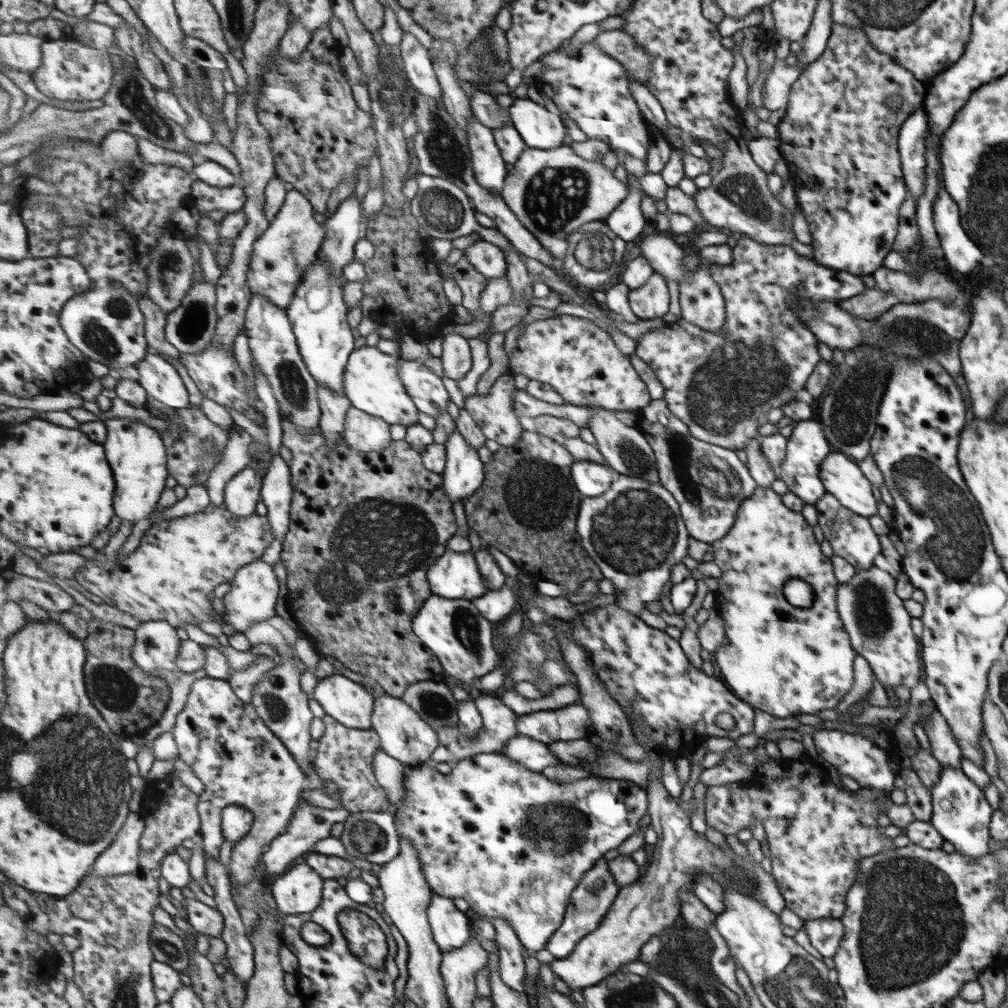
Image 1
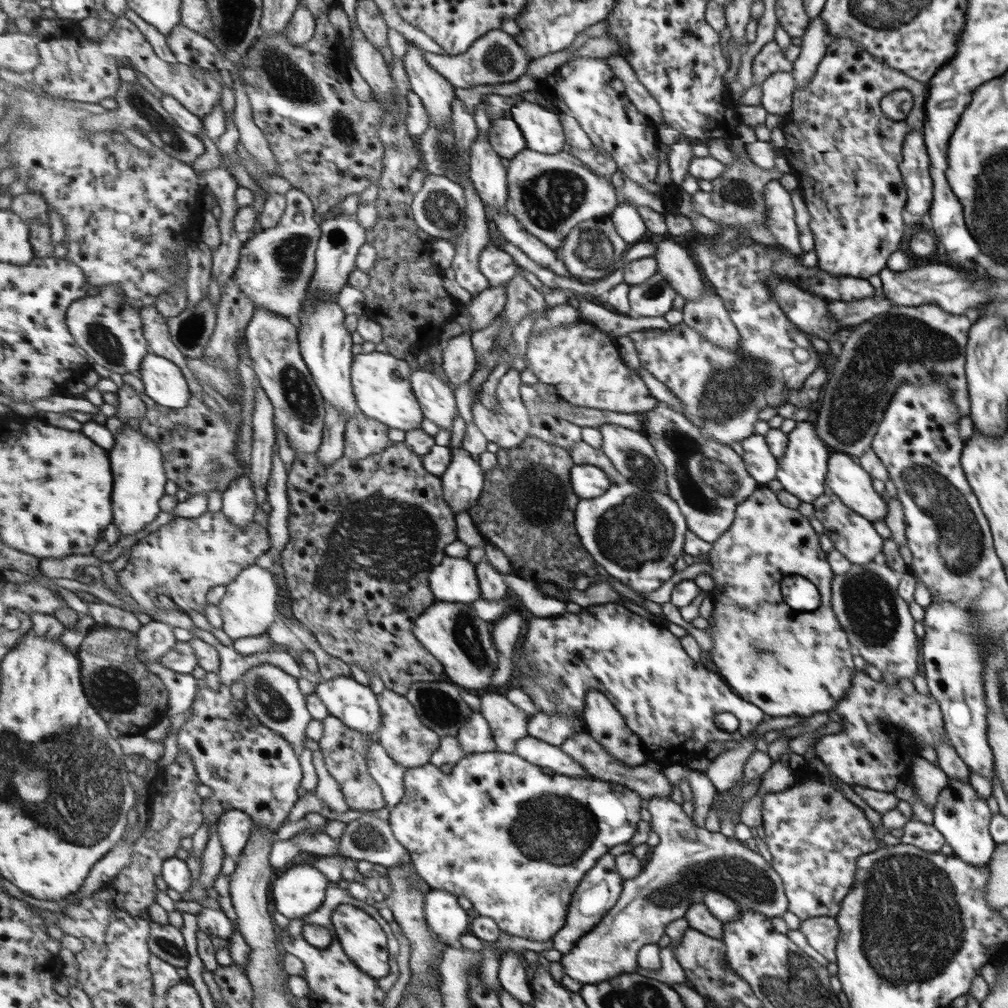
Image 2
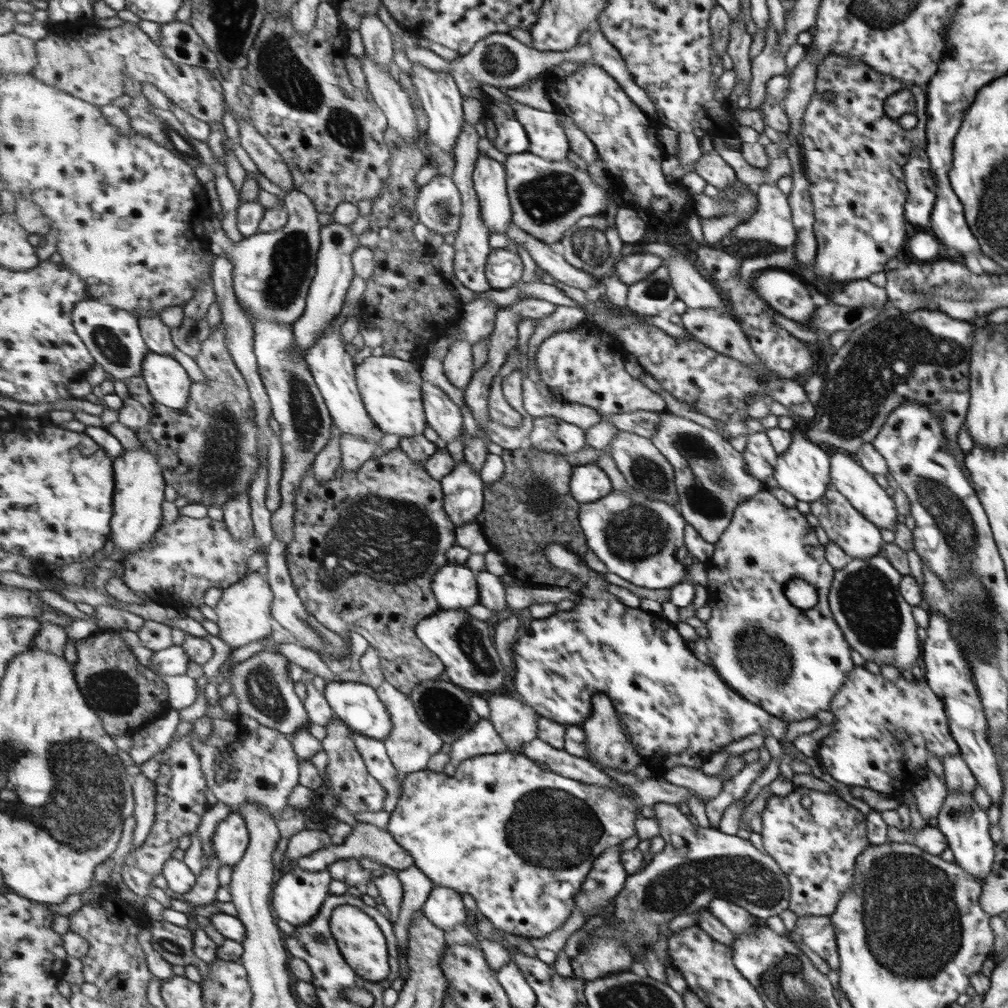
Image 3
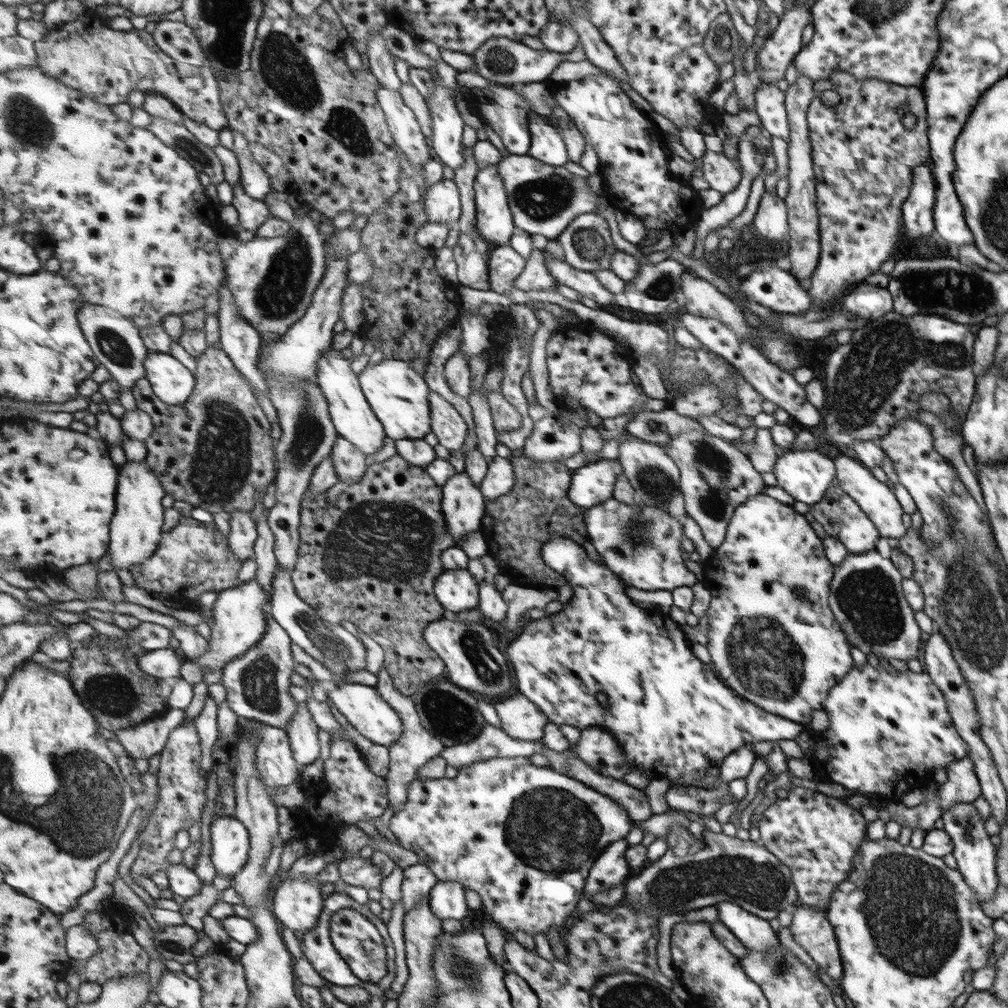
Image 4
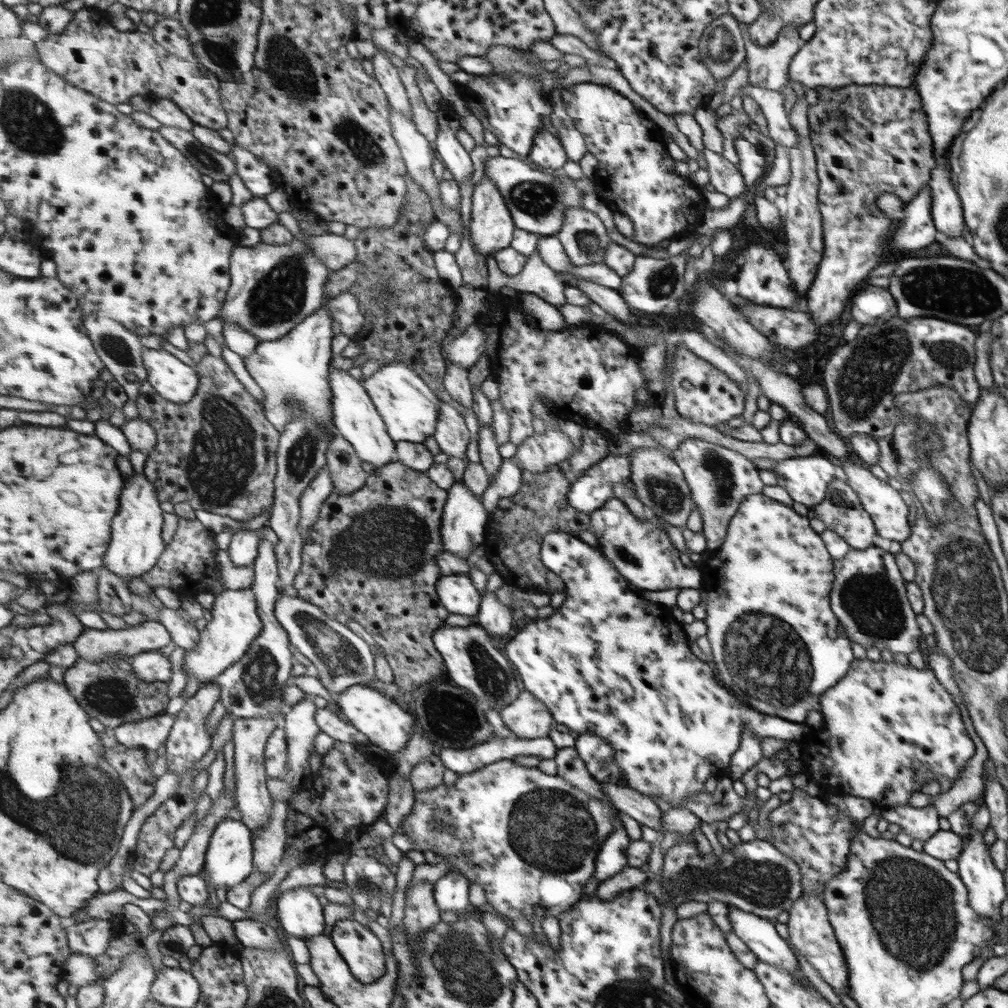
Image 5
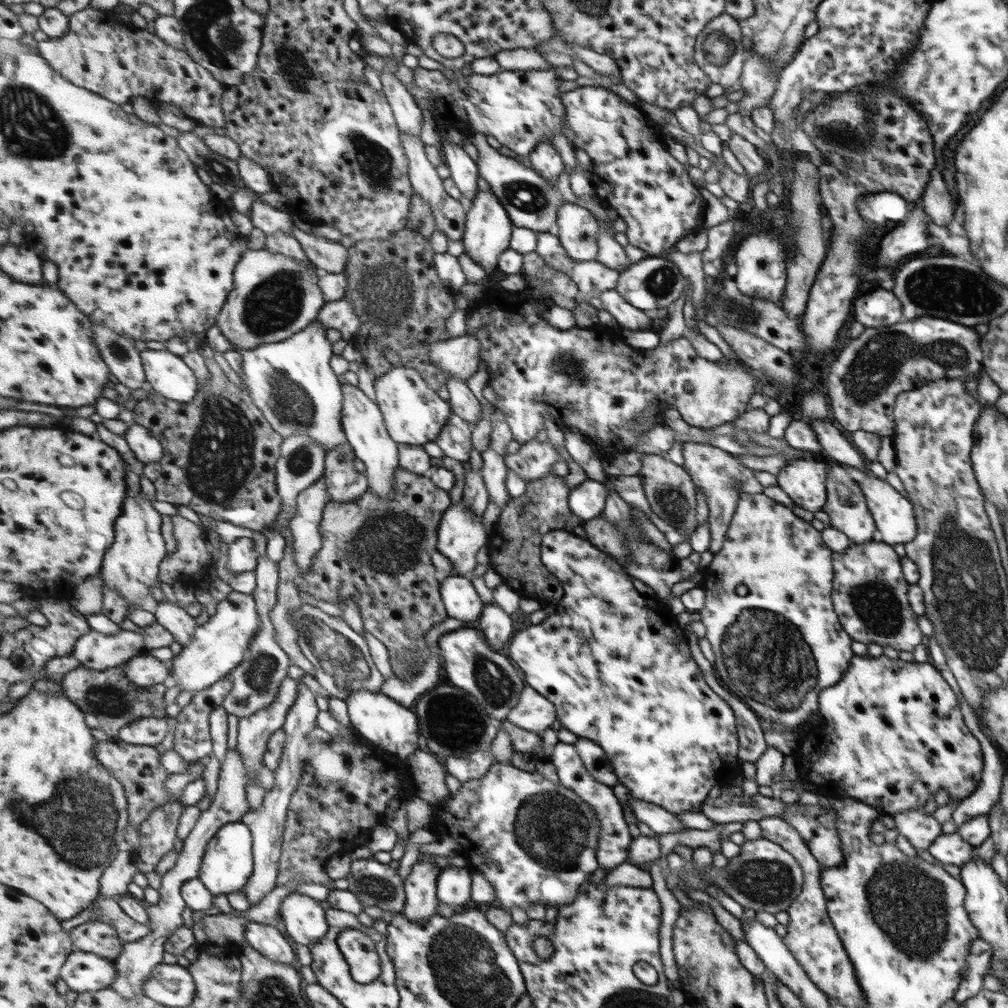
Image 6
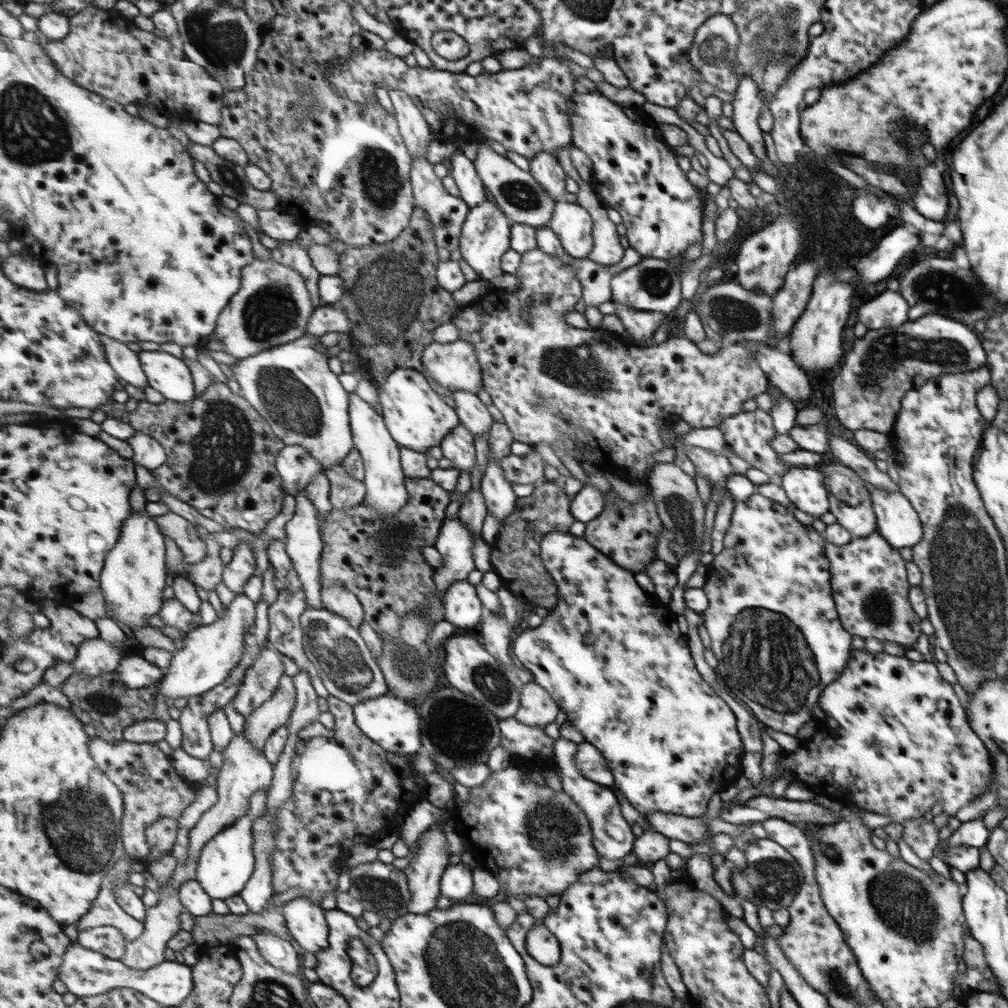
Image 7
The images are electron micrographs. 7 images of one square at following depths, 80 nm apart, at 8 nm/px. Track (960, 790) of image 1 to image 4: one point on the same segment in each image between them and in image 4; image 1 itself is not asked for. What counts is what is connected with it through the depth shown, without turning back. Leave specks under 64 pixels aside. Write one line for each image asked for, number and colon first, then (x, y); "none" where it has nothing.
2: (960, 815)
3: (963, 824)
4: (975, 856)

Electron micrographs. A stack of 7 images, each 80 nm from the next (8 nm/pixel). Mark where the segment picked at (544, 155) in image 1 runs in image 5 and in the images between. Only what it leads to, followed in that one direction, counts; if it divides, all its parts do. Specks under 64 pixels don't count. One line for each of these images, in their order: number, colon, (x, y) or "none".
2: (551, 194)
3: (548, 197)
4: (545, 199)
5: (539, 202)

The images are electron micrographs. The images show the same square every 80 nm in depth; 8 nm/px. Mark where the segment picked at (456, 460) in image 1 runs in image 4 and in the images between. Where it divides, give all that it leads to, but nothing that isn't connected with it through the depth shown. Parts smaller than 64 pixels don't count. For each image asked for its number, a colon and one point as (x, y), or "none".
2: (463, 483)
3: (464, 489)
4: (464, 504)

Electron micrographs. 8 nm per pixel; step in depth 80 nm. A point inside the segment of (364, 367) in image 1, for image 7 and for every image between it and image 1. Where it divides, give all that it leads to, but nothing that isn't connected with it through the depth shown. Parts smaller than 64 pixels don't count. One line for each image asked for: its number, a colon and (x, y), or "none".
2: (382, 382)
3: (392, 388)
4: (399, 395)
5: (411, 410)
6: (415, 414)
7: (418, 418)

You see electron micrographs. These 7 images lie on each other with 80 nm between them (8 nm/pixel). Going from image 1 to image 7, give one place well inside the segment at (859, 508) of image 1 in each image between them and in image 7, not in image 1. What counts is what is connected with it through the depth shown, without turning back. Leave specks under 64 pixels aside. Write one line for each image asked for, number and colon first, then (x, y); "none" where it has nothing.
2: (852, 485)
3: (850, 479)
4: (875, 500)
5: (888, 513)
6: (892, 515)
7: (898, 523)

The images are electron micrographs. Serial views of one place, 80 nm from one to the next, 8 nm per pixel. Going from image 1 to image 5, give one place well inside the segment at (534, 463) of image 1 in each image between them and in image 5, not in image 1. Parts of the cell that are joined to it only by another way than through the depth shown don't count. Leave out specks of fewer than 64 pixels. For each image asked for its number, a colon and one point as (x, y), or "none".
2: (528, 509)
3: (533, 505)
4: (517, 525)
5: (515, 532)

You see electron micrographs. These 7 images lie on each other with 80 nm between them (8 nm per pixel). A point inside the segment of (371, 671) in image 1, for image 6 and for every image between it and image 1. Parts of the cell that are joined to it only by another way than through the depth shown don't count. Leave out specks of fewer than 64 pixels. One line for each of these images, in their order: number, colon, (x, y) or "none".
2: (365, 536)
3: (367, 546)
4: (371, 553)
5: (374, 557)
6: (376, 551)

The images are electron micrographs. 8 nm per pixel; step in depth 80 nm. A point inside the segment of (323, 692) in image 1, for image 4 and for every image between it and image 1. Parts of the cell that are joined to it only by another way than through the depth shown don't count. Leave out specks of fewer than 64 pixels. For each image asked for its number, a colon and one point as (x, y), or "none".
2: (357, 705)
3: (358, 705)
4: (366, 710)

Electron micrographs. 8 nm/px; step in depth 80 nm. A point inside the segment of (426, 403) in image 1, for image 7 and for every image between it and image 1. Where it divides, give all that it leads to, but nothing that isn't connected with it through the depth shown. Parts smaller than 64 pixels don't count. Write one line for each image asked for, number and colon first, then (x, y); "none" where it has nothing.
2: (438, 401)
3: (443, 414)
4: (449, 426)
5: (452, 434)
6: (455, 440)
7: (458, 447)

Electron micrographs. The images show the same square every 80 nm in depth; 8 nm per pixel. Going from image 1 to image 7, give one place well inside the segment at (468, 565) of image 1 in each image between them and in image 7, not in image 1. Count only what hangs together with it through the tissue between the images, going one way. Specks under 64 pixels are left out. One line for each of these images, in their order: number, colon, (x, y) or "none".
2: (456, 579)
3: (456, 586)
4: (458, 590)
5: (458, 592)
6: (463, 602)
7: (464, 608)

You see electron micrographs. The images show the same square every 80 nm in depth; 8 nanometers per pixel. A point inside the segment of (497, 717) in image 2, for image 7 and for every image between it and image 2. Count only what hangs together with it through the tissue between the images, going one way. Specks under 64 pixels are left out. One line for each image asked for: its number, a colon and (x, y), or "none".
3: (518, 723)
4: (522, 719)
5: (528, 717)
6: (535, 712)
7: (538, 708)

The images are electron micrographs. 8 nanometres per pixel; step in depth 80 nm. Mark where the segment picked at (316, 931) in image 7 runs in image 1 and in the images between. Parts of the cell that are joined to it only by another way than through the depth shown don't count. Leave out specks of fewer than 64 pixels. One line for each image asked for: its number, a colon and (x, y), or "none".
1: (300, 890)
2: (301, 890)
3: (299, 895)
4: (299, 904)
5: (300, 913)
6: (304, 921)

